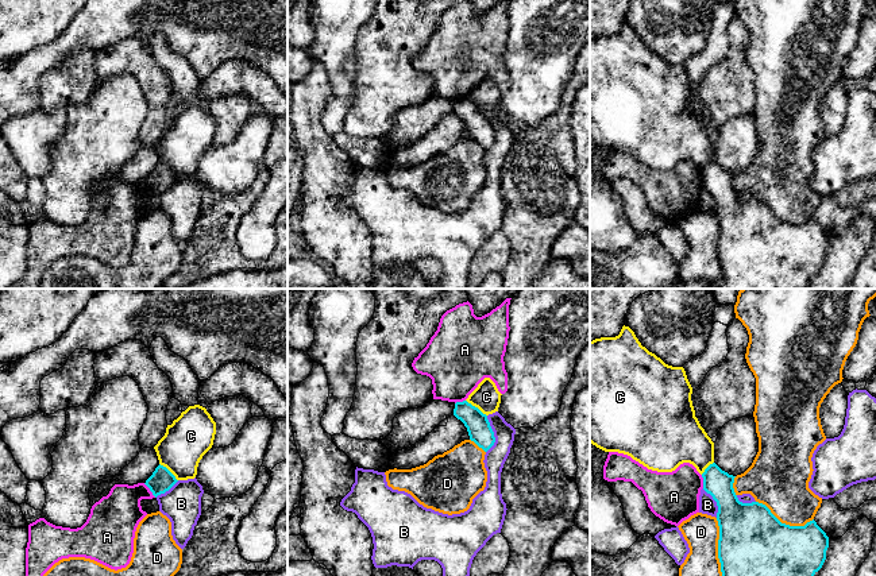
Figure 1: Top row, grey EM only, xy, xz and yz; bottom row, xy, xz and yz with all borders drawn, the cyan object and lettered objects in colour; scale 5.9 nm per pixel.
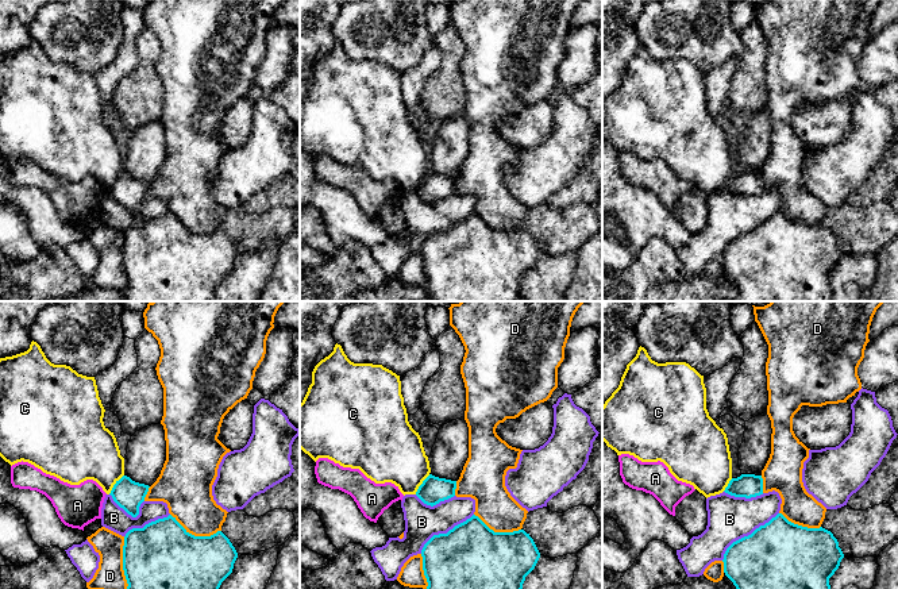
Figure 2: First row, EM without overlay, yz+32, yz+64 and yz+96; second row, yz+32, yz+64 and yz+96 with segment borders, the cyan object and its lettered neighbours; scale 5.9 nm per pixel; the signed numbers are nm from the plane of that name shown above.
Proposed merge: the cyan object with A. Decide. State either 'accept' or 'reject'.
reject

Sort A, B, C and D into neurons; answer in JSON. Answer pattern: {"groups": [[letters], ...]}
{"groups": [["A"], ["B"], ["C"], ["D"]]}

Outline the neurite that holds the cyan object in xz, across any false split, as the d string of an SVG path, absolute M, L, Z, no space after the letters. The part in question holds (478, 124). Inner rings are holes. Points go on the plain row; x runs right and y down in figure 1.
M467 98L456 100L454 113L467 125L470 138L487 150L495 140L487 113Z

